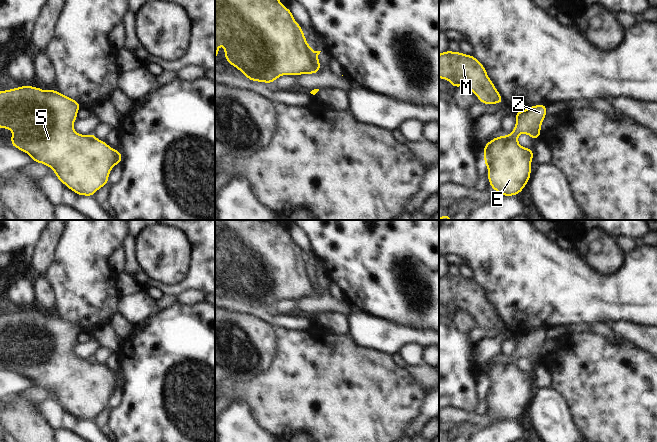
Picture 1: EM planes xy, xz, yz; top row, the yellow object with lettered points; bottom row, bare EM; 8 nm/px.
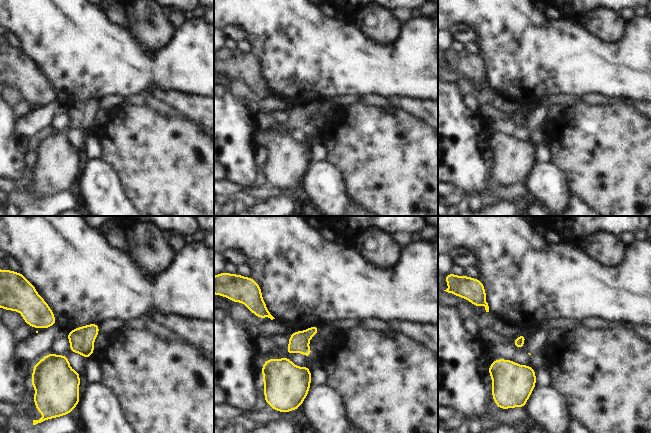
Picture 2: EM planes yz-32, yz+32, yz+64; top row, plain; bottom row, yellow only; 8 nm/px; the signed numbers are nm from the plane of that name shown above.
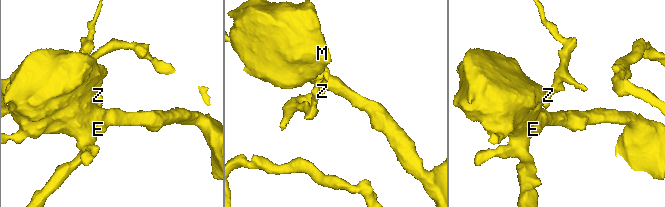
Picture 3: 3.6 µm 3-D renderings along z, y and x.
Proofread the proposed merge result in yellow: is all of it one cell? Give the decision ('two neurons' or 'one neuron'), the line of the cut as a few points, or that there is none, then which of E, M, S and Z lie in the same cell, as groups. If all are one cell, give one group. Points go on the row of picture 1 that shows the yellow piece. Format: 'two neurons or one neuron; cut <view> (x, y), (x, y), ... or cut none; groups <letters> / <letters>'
two neurons; cut yz (507, 135), (516, 139); groups E M S / Z

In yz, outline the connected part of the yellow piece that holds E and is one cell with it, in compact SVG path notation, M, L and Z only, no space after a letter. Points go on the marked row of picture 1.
M504 135L488 141L483 154L491 188L507 197L523 191L531 177L533 149L524 148L517 139Z

